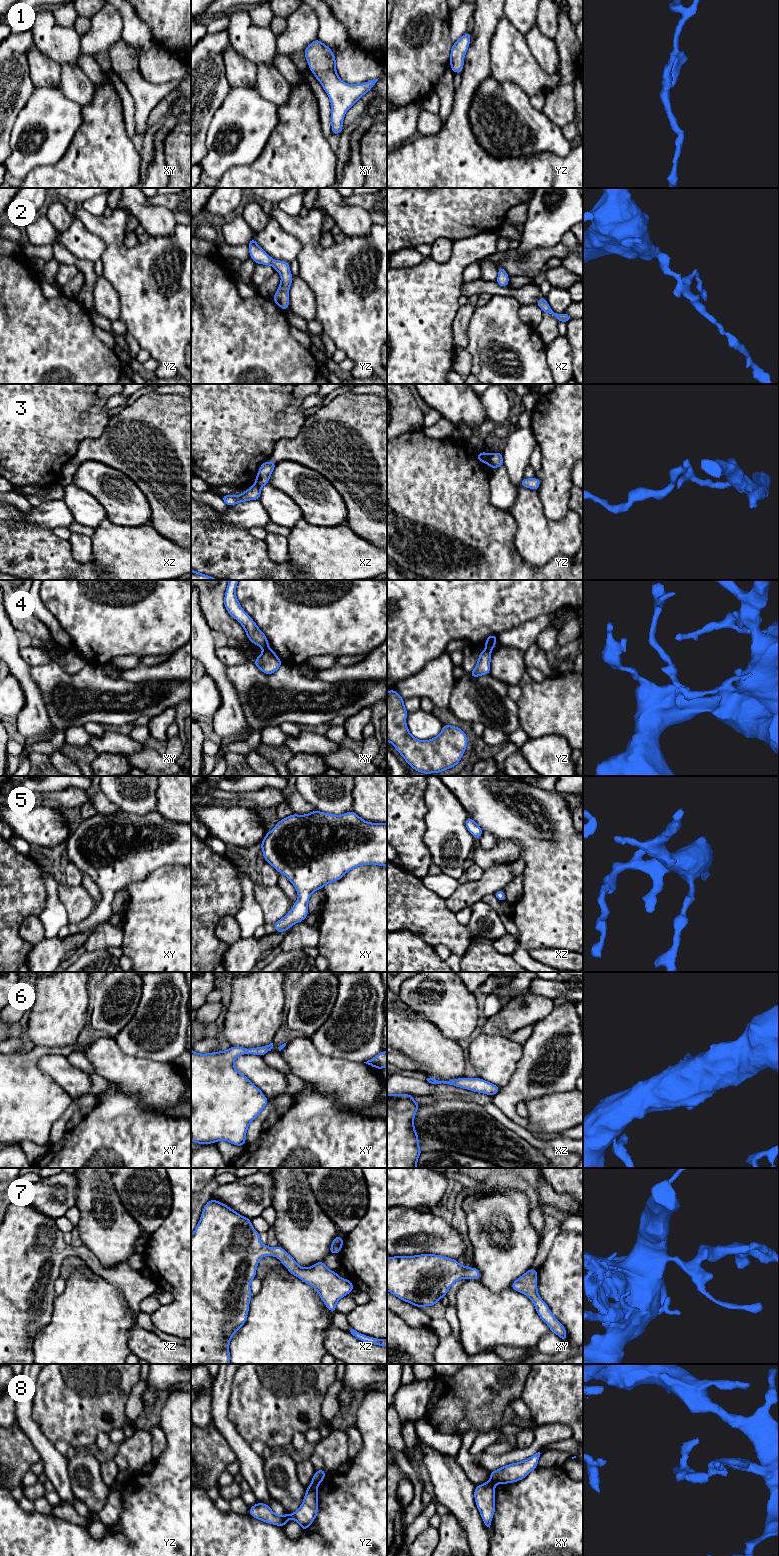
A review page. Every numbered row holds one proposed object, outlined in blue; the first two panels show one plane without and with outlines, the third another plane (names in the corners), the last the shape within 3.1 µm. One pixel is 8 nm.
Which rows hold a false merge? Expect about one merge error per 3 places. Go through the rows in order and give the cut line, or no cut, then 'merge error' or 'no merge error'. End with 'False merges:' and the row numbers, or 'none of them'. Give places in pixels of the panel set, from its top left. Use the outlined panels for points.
1: no cut | no merge error
2: no cut | no merge error
3: yz (490, 454), (486, 463) | merge error
4: xy (269, 648), (264, 650) | merge error
5: no cut | no merge error
6: no cut | no merge error
7: no cut | no merge error
8: yz (312, 1483), (317, 1485) | merge error
False merges: 3, 4, 8

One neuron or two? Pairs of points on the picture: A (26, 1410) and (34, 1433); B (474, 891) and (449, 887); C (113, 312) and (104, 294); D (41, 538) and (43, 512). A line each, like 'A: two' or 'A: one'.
A: one
B: two
C: one
D: two

